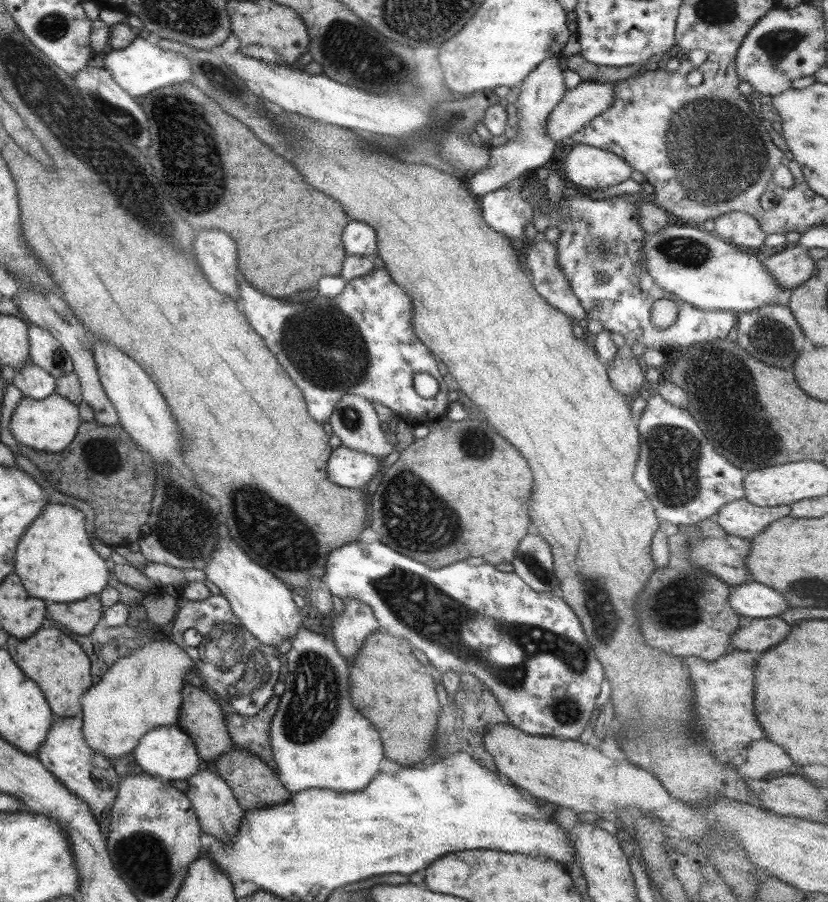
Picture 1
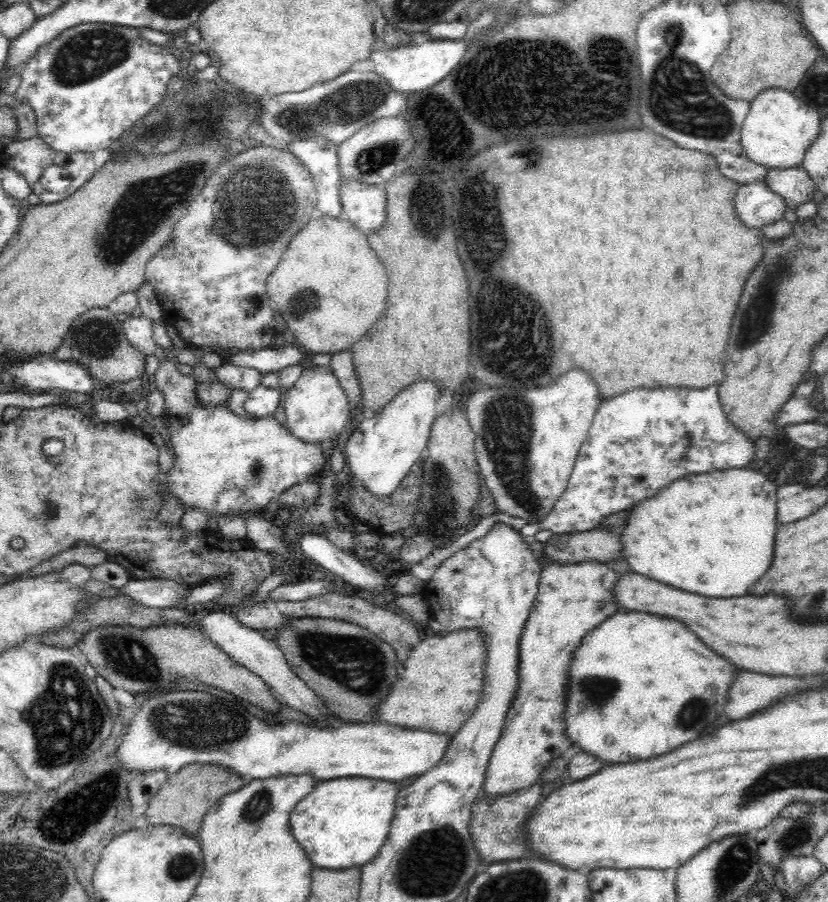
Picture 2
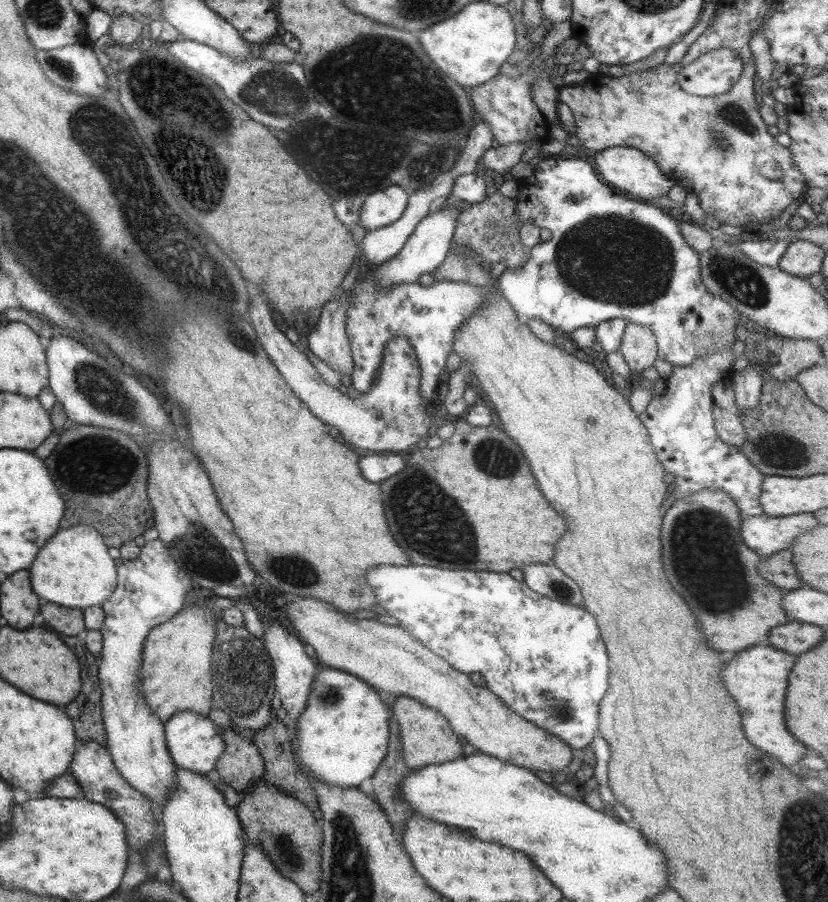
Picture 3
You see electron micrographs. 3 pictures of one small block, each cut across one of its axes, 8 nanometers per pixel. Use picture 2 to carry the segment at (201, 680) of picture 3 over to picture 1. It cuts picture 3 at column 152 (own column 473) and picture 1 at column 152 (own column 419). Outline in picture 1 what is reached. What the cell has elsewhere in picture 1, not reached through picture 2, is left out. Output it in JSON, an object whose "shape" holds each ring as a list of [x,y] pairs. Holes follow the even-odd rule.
{"shape":[[[166,636],[147,644],[130,654],[130,657],[120,658],[114,666],[104,674],[102,684],[98,682],[94,688],[82,695],[82,714],[84,714],[83,730],[86,744],[106,756],[111,762],[118,756],[133,752],[139,740],[149,730],[158,727],[177,724],[180,707],[182,707],[182,689],[186,685],[188,672],[196,671],[195,662]]]}

